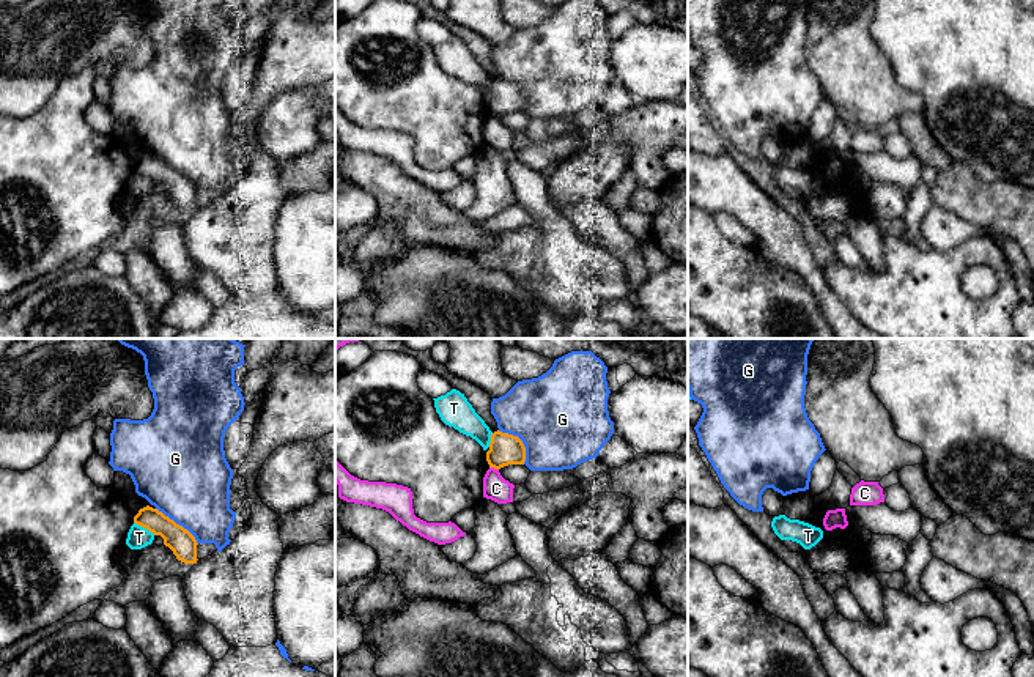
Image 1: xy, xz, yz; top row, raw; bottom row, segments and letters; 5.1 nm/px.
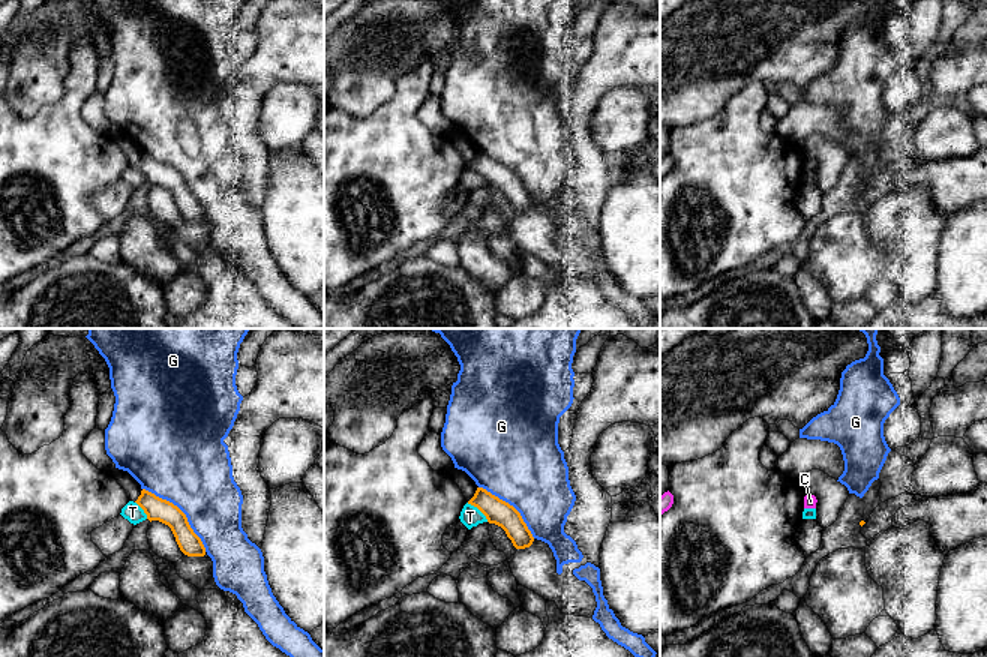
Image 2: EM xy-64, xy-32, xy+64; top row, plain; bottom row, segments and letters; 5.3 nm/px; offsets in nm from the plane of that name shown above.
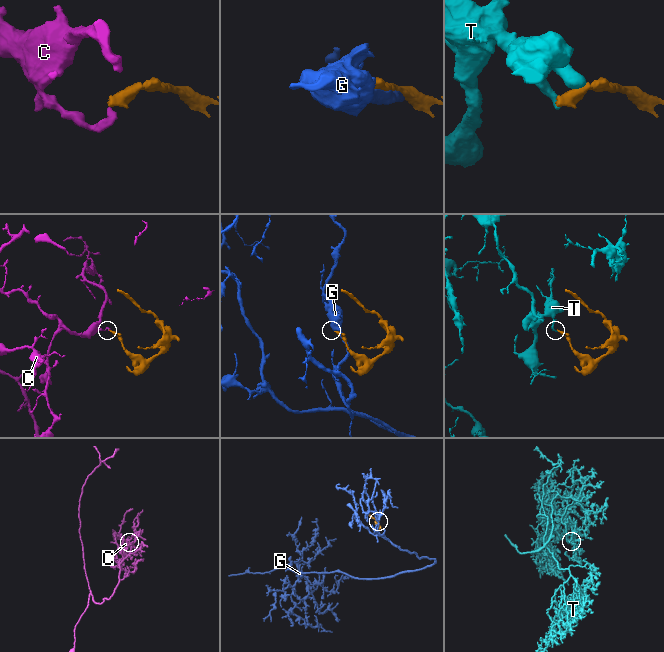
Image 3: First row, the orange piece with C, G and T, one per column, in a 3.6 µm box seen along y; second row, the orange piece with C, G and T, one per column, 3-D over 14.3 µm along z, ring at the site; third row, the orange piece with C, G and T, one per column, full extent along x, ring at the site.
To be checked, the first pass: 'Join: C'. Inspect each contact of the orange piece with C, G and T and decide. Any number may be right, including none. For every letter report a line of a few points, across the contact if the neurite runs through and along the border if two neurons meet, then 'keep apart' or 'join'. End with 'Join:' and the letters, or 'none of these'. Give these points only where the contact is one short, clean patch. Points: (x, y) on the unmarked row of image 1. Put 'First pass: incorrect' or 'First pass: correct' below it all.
C: line xz (490, 114), (498, 117); keep apart
G: keep apart
T: line xy (134, 169), (155, 181); keep apart
Join: none of these
First pass: incorrect

